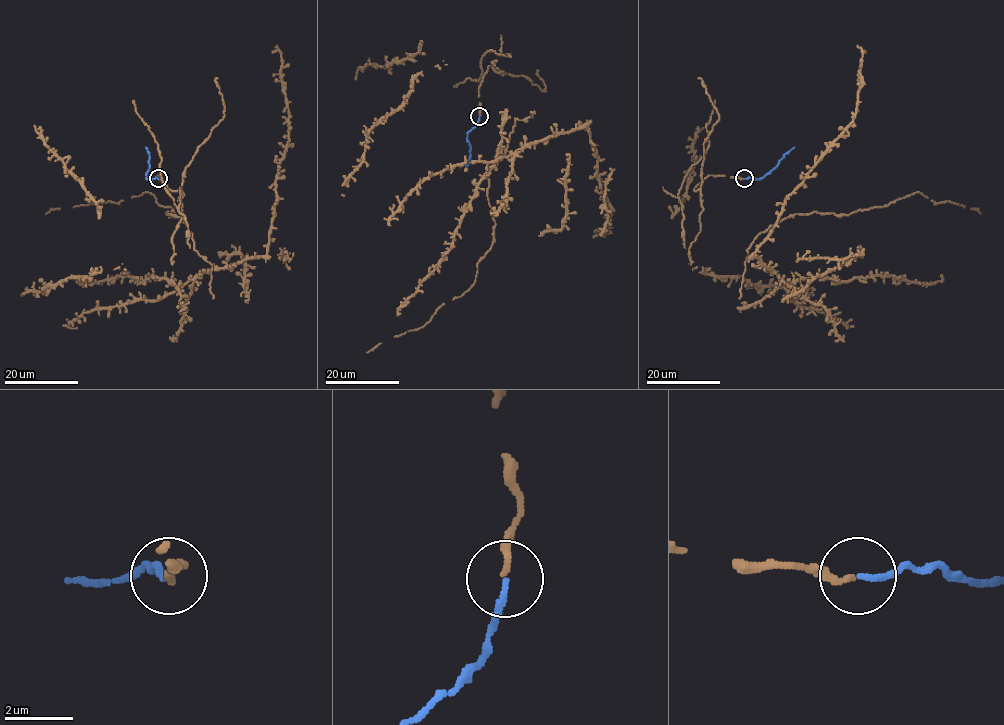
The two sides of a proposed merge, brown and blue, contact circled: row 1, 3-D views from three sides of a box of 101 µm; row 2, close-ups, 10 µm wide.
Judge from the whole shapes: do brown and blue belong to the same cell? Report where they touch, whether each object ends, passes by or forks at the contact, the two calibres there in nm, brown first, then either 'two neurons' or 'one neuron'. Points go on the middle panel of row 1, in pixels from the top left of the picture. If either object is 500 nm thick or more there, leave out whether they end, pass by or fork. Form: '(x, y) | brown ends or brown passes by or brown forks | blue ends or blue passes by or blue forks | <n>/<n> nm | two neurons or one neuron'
(479, 116) | brown ends | blue ends | 200/160 nm | one neuron

